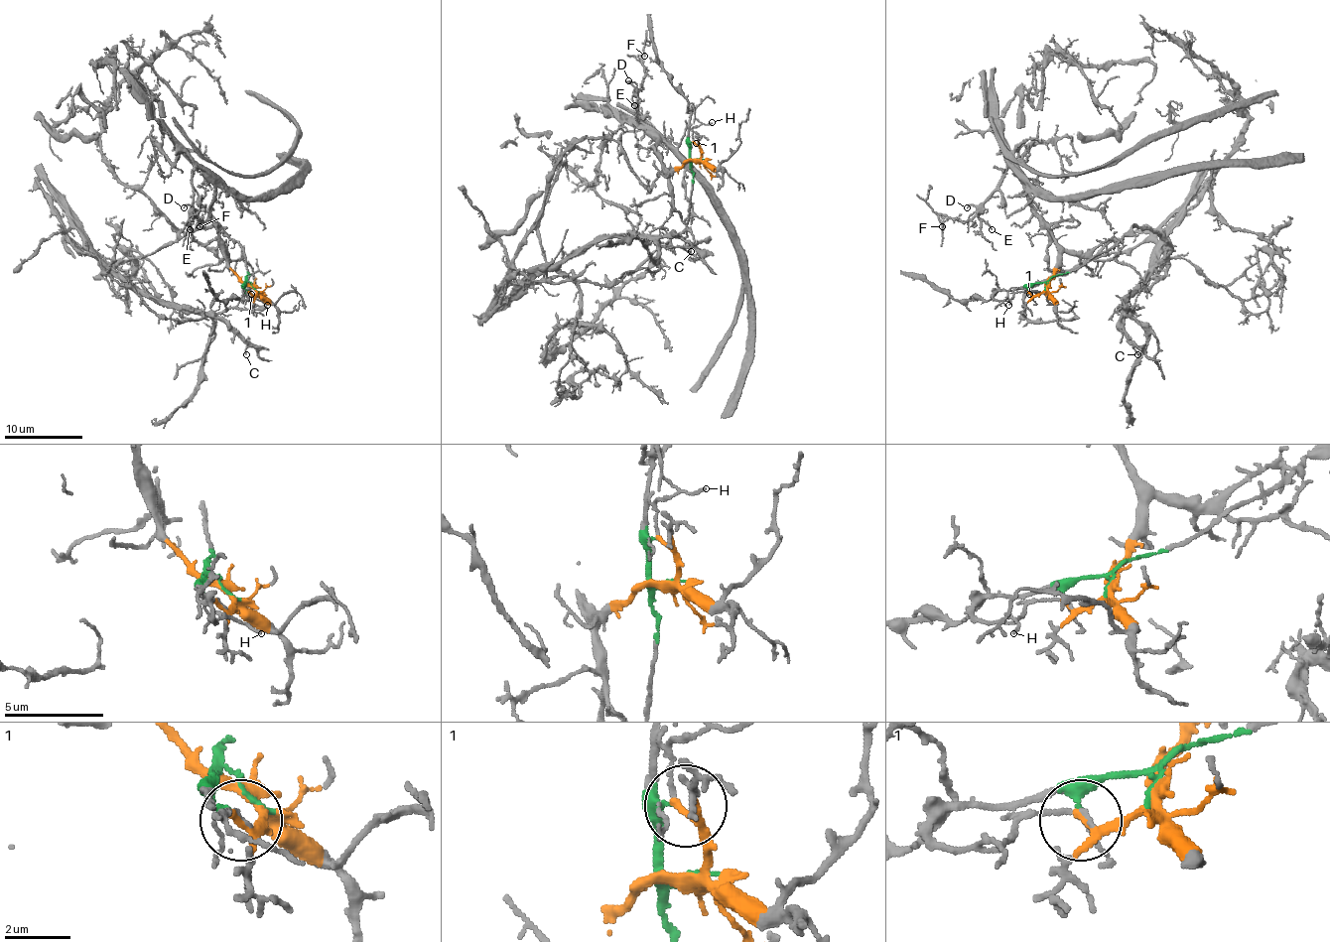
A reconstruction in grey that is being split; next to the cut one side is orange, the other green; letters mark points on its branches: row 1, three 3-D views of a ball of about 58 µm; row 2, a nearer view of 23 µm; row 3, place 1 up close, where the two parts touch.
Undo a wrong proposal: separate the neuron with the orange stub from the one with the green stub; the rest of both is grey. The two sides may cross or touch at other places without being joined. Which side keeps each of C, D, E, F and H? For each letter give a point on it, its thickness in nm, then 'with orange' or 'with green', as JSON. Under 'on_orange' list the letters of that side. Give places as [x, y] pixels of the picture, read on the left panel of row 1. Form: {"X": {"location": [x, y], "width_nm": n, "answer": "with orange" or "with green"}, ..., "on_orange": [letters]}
{"C": {"location": [246, 354], "width_nm": 120, "answer": "with green"}, "D": {"location": [184, 207], "width_nm": 120, "answer": "with orange"}, "E": {"location": [190, 229], "width_nm": 130, "answer": "with orange"}, "F": {"location": [199, 226], "width_nm": 110, "answer": "with orange"}, "H": {"location": [267, 305], "width_nm": 130, "answer": "with orange"}, "on_orange": ["D", "E", "F", "H"]}

